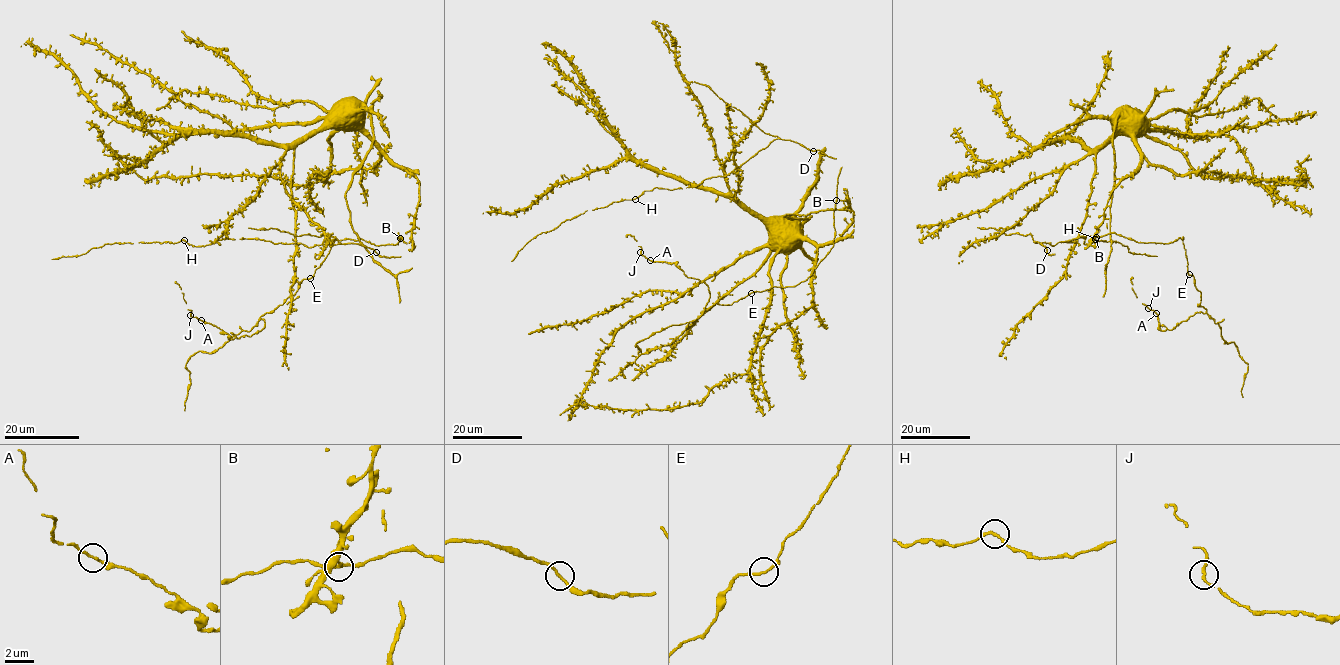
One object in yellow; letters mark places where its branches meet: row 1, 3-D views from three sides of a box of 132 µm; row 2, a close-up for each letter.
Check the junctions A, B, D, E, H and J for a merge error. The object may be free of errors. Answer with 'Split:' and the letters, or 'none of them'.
Split: none of them

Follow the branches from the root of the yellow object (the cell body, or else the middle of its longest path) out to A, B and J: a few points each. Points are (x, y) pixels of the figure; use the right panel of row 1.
A: (1134, 112), (1140, 165), (1113, 191), (1096, 236), (1183, 238), (1206, 312), (1161, 331), (1156, 313)
B: (1134, 112), (1140, 114), (1140, 131), (1135, 135), (1140, 165), (1113, 191), (1096, 237)
J: (1134, 112), (1140, 165), (1113, 191), (1096, 236), (1183, 238), (1206, 312), (1161, 331), (1148, 308)

